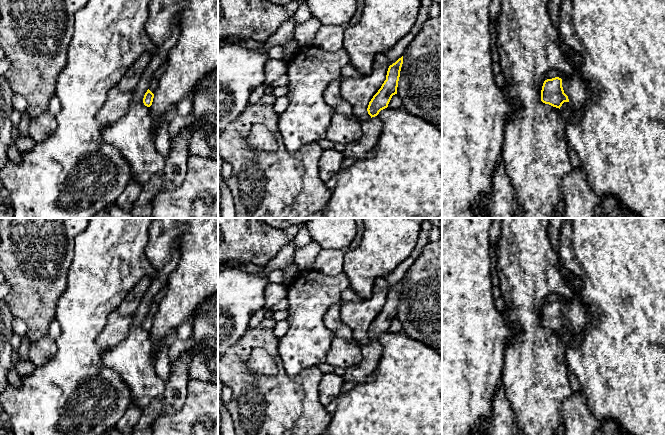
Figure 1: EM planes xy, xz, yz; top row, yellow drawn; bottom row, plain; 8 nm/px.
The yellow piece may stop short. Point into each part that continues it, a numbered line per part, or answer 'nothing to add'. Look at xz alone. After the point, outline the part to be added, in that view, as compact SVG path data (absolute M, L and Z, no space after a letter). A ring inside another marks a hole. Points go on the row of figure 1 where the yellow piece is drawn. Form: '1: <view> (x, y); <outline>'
1: xz (358, 150); M377 115L367 122L361 122L362 136L355 142L345 145L343 155L345 158L353 158L356 161L364 160L371 149L376 145L383 122Z

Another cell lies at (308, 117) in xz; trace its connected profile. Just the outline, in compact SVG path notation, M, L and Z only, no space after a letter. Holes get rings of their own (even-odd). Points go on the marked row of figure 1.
M316 46L300 47L288 63L289 105L279 115L278 127L289 153L295 153L303 146L326 138L334 109L325 102L324 92L332 81L342 78L341 70L348 64L350 57L343 48L327 51Z

